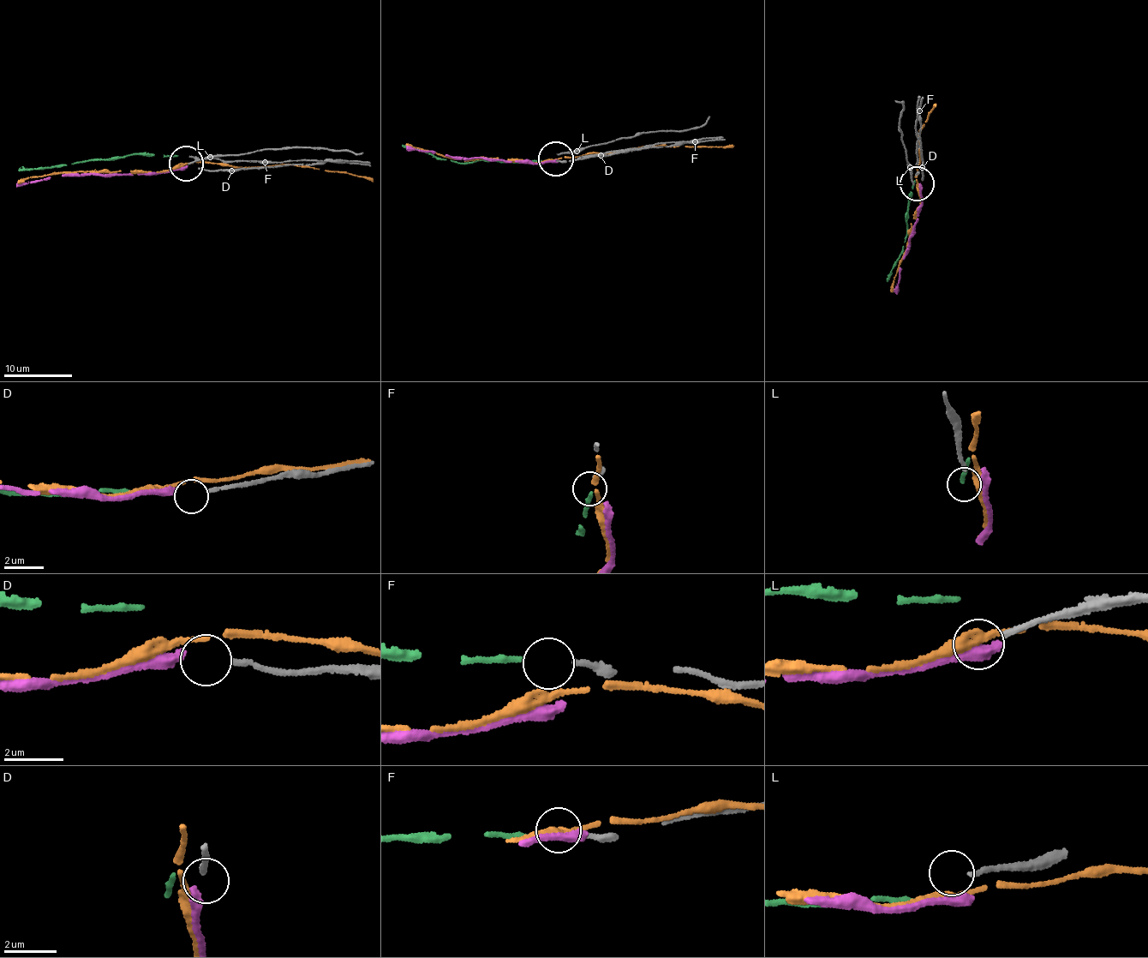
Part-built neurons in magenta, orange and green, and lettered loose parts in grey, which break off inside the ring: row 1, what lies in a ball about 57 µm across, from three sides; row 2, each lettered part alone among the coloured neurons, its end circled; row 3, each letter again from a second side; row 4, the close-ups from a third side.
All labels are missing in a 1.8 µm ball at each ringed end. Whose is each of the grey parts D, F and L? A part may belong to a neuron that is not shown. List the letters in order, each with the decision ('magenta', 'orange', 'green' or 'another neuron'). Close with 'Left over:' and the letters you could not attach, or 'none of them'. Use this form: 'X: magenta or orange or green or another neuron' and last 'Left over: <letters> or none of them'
D: another neuron
F: green
L: another neuron
Left over: D, L

